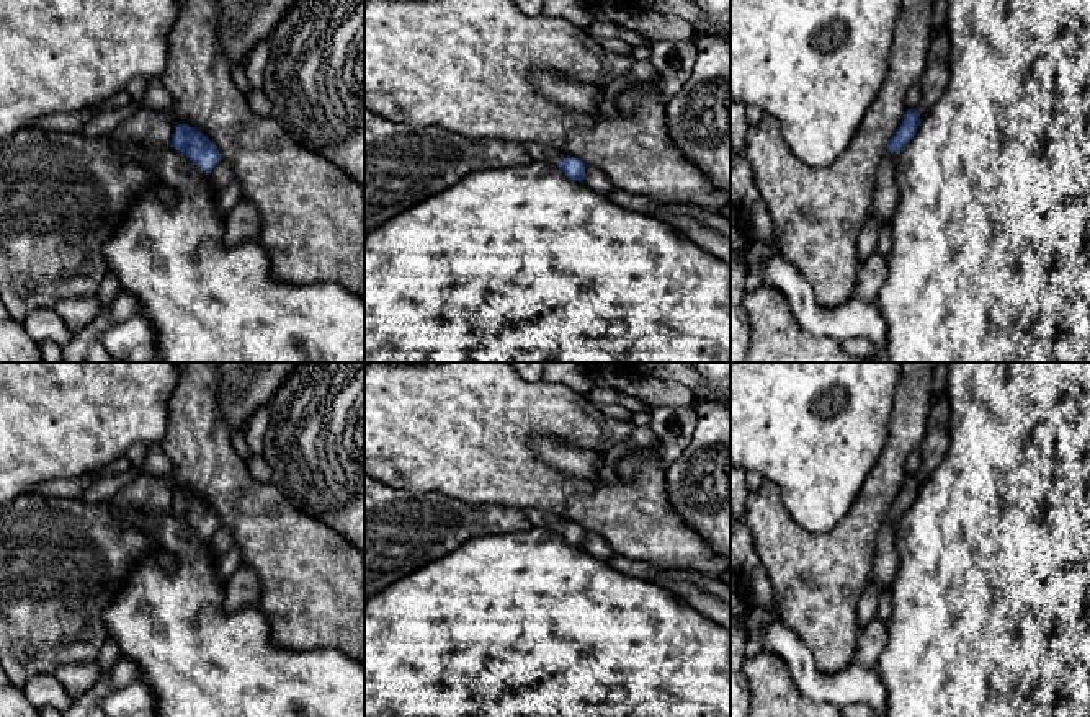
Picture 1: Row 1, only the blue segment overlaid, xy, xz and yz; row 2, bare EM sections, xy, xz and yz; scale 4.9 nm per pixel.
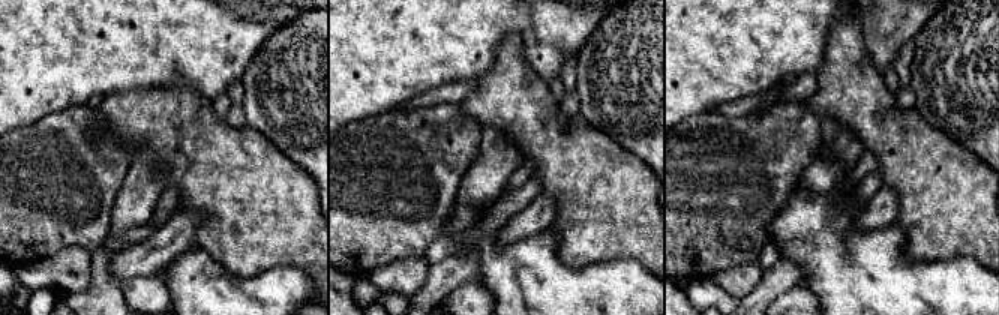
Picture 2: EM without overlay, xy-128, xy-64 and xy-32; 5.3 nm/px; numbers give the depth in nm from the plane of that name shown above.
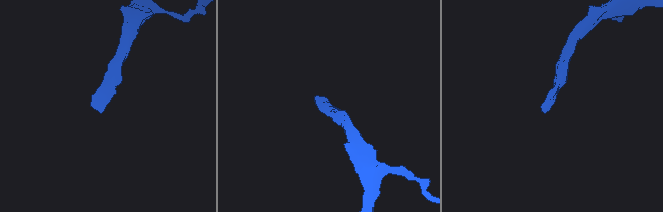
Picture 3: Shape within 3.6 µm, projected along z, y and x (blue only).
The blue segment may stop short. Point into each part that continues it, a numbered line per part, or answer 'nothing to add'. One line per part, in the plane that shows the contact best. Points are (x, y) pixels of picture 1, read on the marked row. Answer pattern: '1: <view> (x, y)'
1: xz (551, 155)

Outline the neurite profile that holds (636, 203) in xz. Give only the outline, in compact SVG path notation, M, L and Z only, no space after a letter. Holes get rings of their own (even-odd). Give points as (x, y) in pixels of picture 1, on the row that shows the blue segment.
M616 186L611 188L610 199L628 211L634 211L647 216L659 214L663 209L663 203L659 203L647 196L631 194Z

